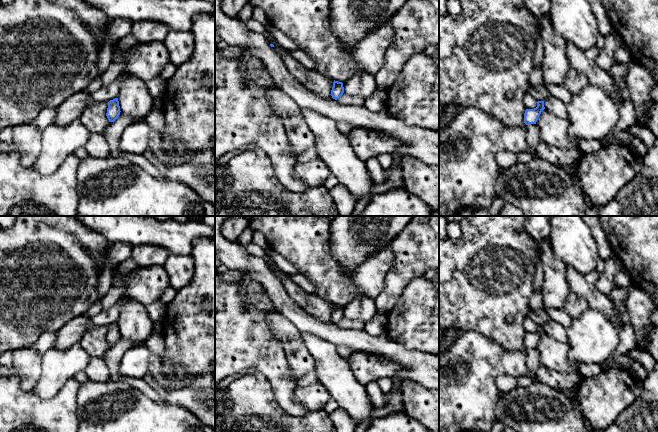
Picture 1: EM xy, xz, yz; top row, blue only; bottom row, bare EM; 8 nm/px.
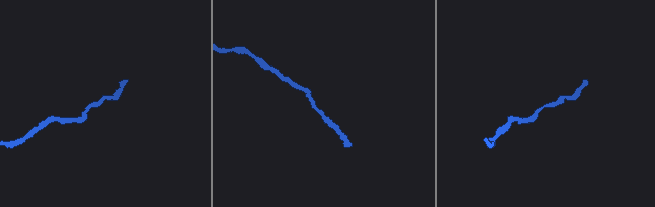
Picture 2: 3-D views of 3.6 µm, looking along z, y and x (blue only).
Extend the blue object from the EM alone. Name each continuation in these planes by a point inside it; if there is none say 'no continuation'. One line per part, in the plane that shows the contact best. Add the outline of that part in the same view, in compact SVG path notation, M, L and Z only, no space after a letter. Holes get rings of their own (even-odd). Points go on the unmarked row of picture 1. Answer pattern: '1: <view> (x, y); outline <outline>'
no continuation

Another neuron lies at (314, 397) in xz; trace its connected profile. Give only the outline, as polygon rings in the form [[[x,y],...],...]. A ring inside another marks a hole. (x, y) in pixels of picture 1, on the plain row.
[[[318,381],[306,387],[298,386],[293,394],[293,400],[308,412],[323,410],[330,399],[331,395]]]

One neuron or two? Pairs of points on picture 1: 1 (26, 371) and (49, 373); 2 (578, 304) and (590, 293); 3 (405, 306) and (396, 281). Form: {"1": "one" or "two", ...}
{"1": "two", "2": "two", "3": "two"}

